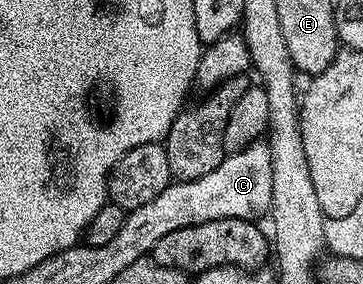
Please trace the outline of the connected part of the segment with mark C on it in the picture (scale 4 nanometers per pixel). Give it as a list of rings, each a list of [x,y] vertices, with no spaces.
[[[259,141],[252,143],[242,151],[231,152],[222,159],[217,169],[207,176],[197,178],[196,181],[174,181],[167,186],[159,197],[147,205],[142,205],[142,211],[136,209],[138,215],[132,211],[134,219],[128,214],[127,223],[122,221],[120,231],[130,239],[130,247],[126,251],[138,251],[134,243],[142,239],[142,251],[148,255],[154,248],[155,242],[168,233],[178,229],[190,228],[192,225],[206,224],[212,220],[248,219],[257,220],[258,216],[269,212],[273,204],[272,185],[274,184],[274,170],[272,169],[271,151],[269,144]]]

